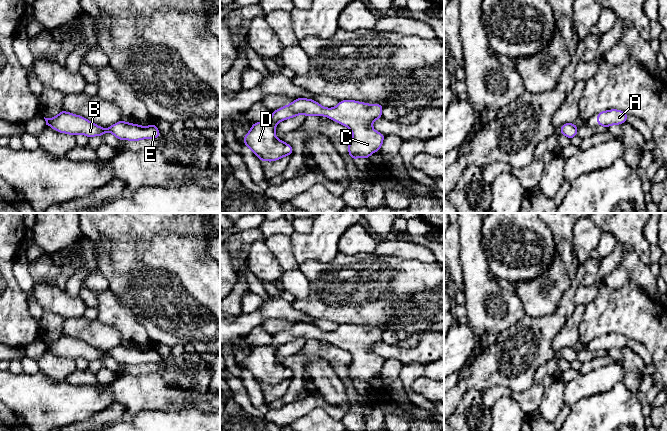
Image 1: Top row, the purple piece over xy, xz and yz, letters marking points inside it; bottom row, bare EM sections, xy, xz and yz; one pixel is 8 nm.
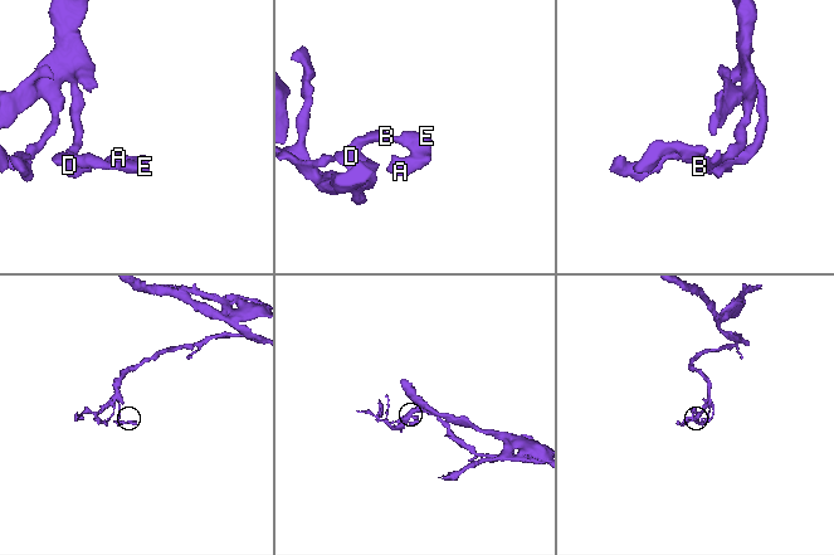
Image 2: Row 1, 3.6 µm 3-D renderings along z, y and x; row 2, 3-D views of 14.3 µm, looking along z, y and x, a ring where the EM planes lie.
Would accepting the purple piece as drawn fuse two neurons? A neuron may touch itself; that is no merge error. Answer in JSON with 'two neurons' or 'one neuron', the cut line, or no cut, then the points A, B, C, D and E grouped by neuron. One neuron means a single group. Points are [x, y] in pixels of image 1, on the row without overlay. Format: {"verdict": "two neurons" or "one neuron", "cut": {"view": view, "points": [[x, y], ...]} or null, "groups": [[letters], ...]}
{"verdict": "one neuron", "cut": null, "groups": [["A", "B", "C", "D", "E"]]}

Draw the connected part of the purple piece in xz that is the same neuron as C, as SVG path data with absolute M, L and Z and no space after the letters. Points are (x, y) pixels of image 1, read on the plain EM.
M297 322L291 328L272 336L269 345L252 348L250 355L243 362L261 385L276 385L293 378L291 369L275 360L278 347L299 338L305 340L326 340L348 351L353 356L348 368L348 376L352 384L367 382L373 376L381 374L384 358L372 352L372 347L382 341L383 329L367 328L354 324L339 325L335 332L325 332L312 323Z

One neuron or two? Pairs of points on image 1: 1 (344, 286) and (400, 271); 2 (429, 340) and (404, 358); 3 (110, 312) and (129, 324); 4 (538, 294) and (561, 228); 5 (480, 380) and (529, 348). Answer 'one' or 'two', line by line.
1: one
2: one
3: one
4: one
5: one

